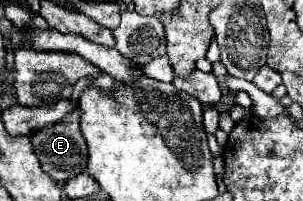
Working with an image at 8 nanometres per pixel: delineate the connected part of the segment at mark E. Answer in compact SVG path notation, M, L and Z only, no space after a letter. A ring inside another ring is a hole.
M73 113L73 119L57 121L45 125L31 135L33 149L41 161L43 171L57 183L85 171L87 165L87 145L79 131L79 115Z

